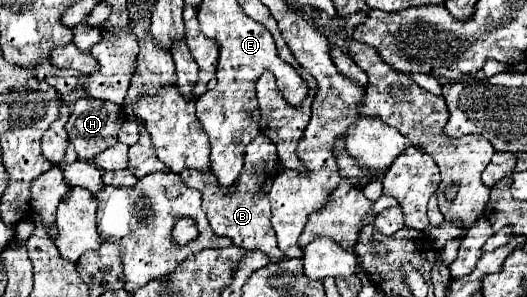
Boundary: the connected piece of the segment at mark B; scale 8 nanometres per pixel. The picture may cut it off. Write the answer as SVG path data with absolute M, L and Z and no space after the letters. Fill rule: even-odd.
M256 136L244 152L244 170L232 188L222 188L214 174L202 174L198 170L180 172L183 182L202 194L202 210L216 236L228 236L236 246L246 250L262 250L272 262L280 262L284 256L276 246L276 234L270 226L270 202L266 192L276 178L276 146L266 136Z

